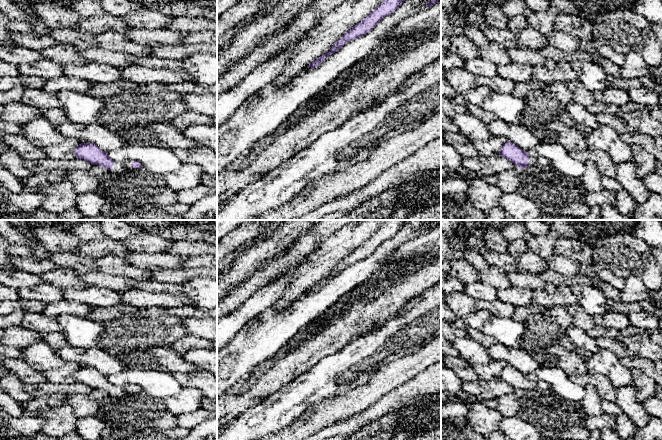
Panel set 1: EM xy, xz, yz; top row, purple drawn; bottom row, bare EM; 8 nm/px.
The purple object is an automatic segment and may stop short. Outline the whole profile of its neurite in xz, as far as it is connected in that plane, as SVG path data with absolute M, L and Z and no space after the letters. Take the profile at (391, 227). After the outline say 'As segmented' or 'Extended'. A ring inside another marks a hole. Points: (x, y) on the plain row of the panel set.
M387 220L365 243L349 253L330 273L330 275L308 289L318 291L329 279L335 277L346 267L370 256L385 240L394 236L410 220Z. As segmented

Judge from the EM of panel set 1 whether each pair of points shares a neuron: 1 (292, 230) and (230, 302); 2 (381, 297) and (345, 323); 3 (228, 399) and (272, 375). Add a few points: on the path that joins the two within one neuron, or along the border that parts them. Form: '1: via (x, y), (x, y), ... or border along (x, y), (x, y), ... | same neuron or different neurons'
1: border along (278, 254), (263, 265) | different neurons
2: via (372, 301), (354, 319) | same neuron
3: via (239, 399), (250, 398), (262, 386) | same neuron

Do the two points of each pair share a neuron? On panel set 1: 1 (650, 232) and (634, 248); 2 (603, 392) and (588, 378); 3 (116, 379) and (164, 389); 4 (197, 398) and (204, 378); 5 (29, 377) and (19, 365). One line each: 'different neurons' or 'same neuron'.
1: different neurons
2: same neuron
3: same neuron
4: different neurons
5: same neuron

